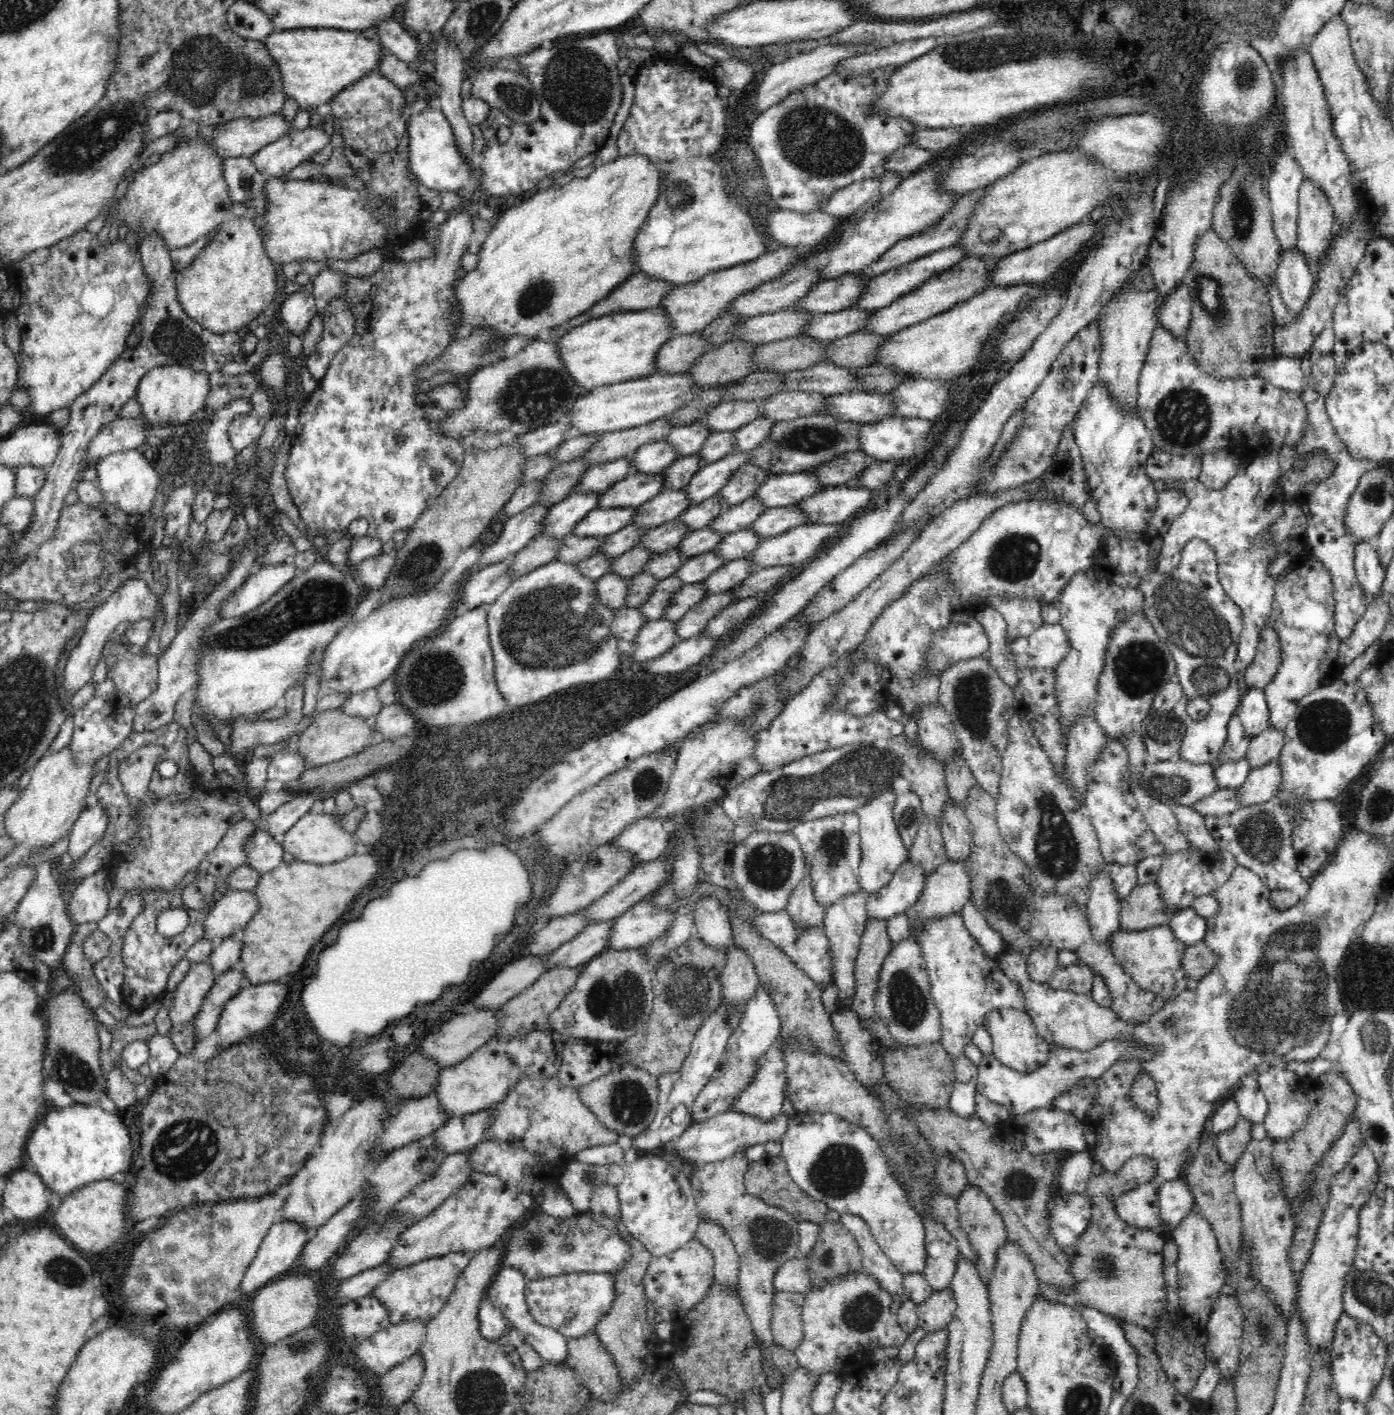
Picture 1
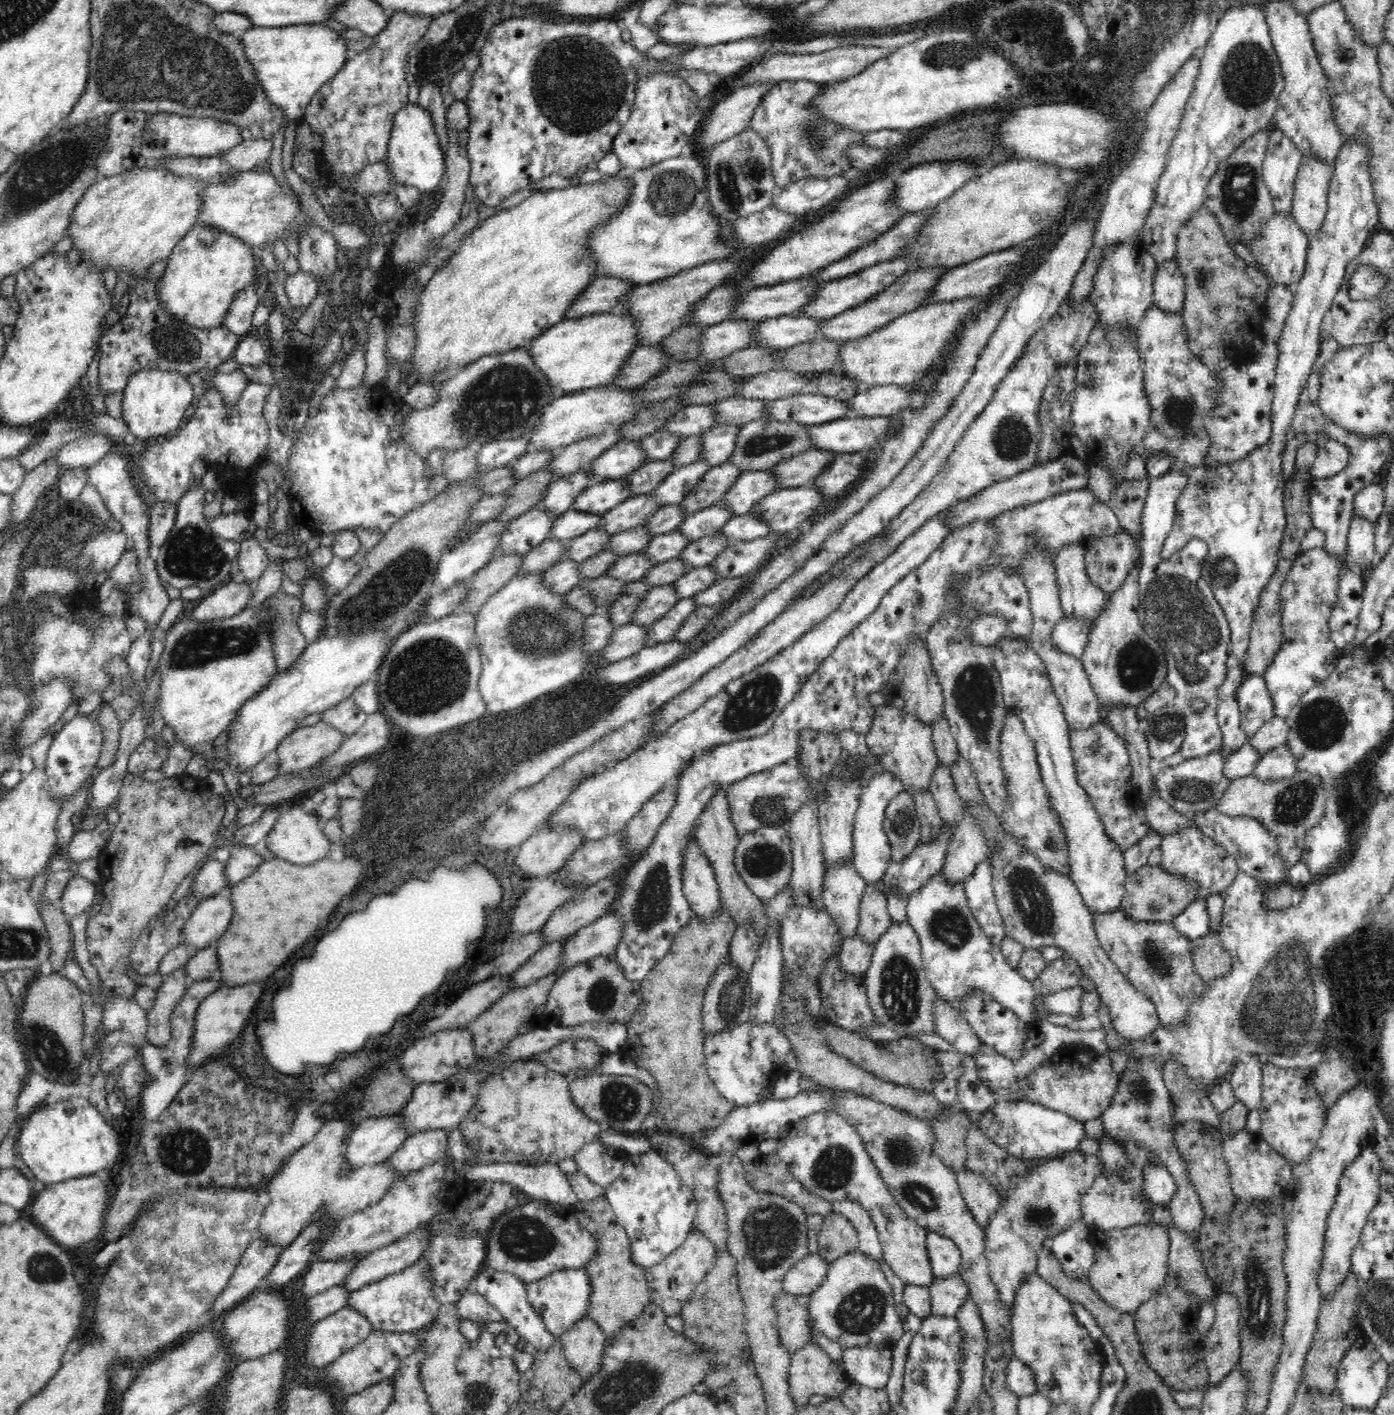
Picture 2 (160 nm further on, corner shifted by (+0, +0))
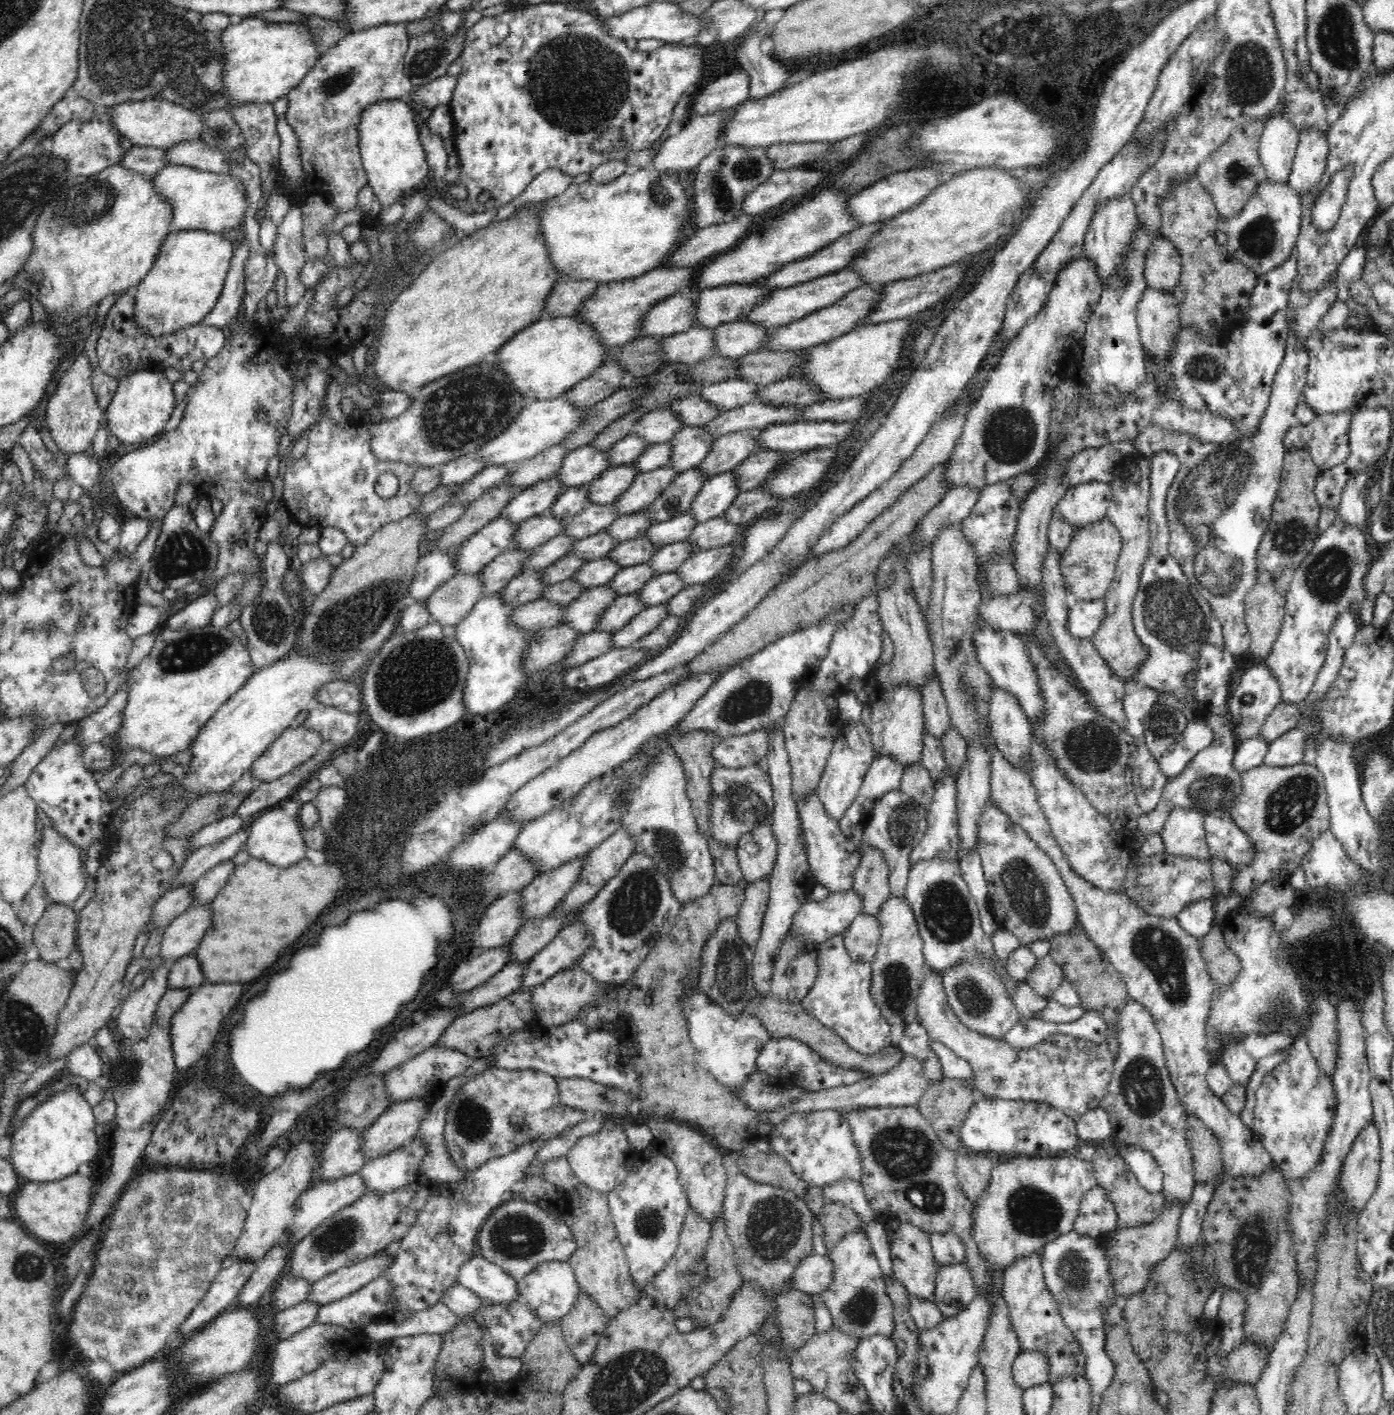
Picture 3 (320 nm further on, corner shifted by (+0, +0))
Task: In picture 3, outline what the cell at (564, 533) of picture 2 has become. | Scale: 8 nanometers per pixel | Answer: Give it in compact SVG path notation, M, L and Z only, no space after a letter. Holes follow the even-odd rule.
M549 514L537 515L533 518L518 523L518 528L512 535L512 549L520 551L532 551L550 538L562 535L566 525Z

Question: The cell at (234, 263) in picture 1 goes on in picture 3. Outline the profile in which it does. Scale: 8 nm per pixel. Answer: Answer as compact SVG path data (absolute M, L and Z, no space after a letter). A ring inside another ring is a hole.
M202 230L168 233L153 267L135 287L135 324L150 336L193 328L220 298L233 254L232 243L222 234Z

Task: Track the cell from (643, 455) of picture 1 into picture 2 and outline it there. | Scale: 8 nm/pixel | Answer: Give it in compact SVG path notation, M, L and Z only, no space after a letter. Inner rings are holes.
M618 441L612 448L598 455L590 465L585 465L583 470L592 474L594 481L616 480L628 476L629 472L636 470L646 461L647 456L645 456L645 452L639 447L638 441Z

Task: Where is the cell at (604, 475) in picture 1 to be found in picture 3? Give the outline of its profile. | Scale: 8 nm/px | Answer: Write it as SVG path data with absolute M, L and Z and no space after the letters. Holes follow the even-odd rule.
M556 478L540 480L532 486L524 487L514 500L510 499L508 508L504 508L504 512L500 512L500 517L518 524L528 518L545 515L552 508L554 500L564 490L566 490L566 485L560 483Z

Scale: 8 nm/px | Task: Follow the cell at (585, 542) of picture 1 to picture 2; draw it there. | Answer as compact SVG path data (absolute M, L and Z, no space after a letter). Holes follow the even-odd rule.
M544 540L526 553L517 576L538 575L553 564L559 563L564 556L564 546L565 540Z

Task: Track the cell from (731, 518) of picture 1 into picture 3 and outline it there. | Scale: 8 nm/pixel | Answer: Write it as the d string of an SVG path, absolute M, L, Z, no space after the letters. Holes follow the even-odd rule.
M684 514L670 521L657 522L654 528L646 532L646 539L654 542L656 547L672 544L678 541L687 541L688 535L698 526L698 521L690 514Z

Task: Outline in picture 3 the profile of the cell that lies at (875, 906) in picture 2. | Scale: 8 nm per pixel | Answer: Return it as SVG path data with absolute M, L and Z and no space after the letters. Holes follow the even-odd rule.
M868 847L861 852L856 867L853 889L862 897L862 912L877 918L881 906L889 899L889 870L886 857L876 847Z

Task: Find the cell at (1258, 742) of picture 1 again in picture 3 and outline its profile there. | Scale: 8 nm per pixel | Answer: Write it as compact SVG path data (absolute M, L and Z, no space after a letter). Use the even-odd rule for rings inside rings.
M1286 701L1280 702L1268 715L1260 728L1260 735L1270 744L1273 740L1286 734L1291 728L1296 727L1300 720L1301 708Z

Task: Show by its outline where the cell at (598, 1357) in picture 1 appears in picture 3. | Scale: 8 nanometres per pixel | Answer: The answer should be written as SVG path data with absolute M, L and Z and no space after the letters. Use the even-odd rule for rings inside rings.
M581 1290L574 1306L560 1321L572 1355L580 1364L587 1363L596 1352L599 1338L609 1321L604 1311L594 1303L594 1299L588 1293Z

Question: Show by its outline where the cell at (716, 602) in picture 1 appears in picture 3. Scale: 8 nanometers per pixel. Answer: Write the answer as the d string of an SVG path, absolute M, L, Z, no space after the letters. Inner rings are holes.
M665 604L646 607L642 612L638 612L626 626L614 631L611 636L613 646L616 648L632 647L637 640L650 634L666 618L668 618L668 610Z

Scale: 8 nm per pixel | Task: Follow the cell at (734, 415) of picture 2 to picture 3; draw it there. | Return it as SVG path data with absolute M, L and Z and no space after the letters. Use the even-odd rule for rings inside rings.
M698 394L672 399L666 407L681 418L684 427L701 427L723 411L723 408L712 406Z

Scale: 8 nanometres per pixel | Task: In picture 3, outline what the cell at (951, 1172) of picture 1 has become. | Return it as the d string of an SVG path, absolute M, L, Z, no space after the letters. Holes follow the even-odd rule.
M944 1077L940 1082L929 1085L916 1106L928 1119L942 1144L959 1152L965 1150L959 1130L975 1102L970 1085L960 1079Z

